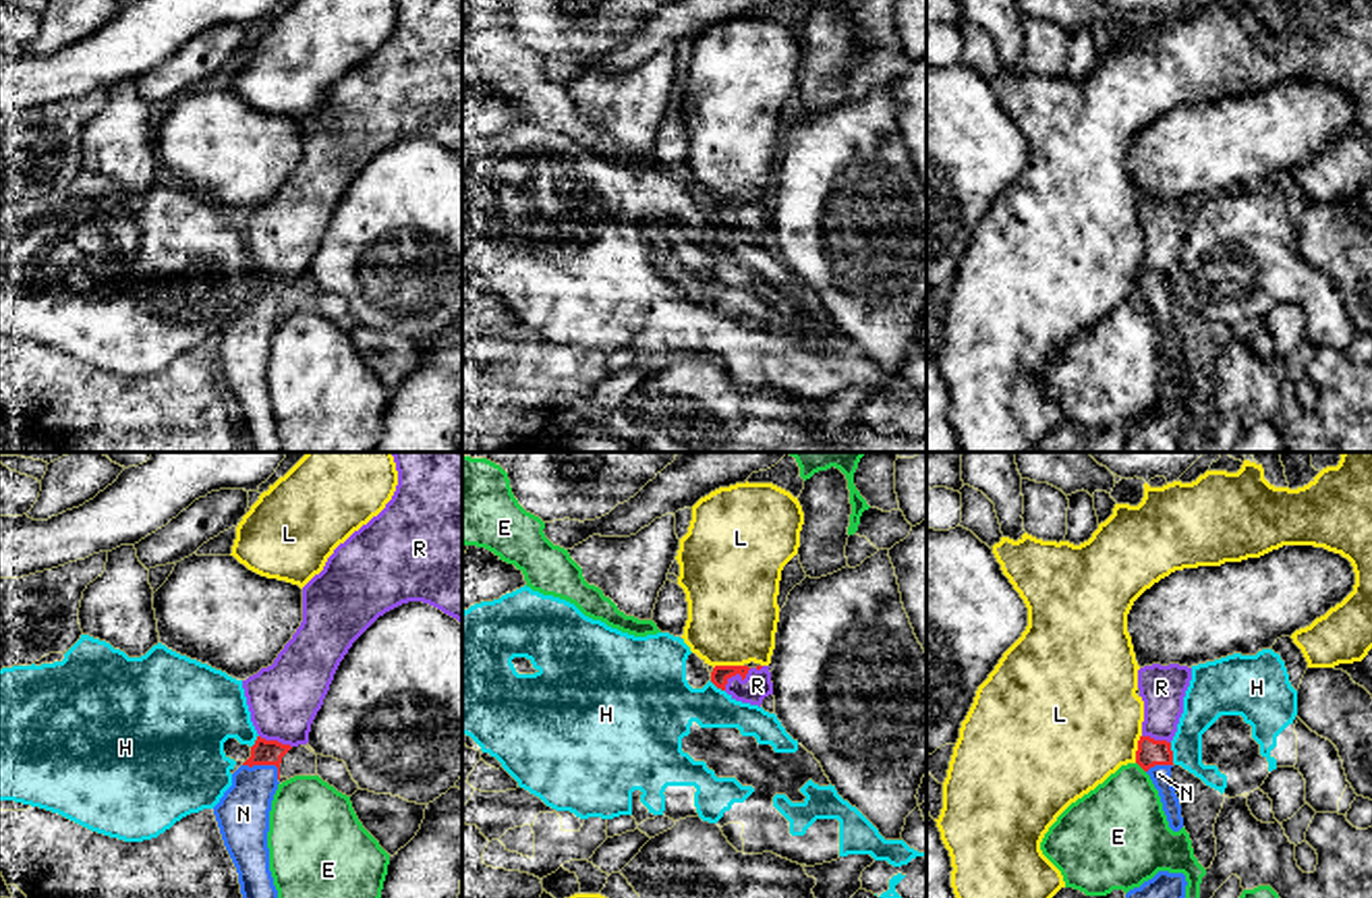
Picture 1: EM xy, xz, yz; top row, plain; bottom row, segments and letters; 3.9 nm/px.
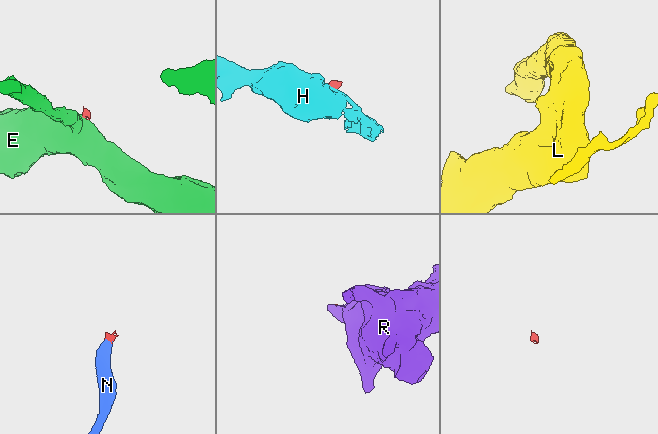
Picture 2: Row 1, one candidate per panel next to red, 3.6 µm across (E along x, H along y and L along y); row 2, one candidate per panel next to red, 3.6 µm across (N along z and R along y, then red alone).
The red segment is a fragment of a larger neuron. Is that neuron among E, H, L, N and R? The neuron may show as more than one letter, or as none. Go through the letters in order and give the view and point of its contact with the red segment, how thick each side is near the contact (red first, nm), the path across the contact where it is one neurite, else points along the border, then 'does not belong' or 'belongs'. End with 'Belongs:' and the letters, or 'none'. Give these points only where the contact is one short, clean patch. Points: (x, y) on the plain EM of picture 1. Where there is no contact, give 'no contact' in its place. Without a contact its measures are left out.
E: meets red in yz at (1140, 301); 100 nm thick on the red side, 360 nm on the other; border along yz (1136, 297), (1145, 307); does not belong
H: meets red in yz at (1172, 289); 100 nm thick on the red side, 170 nm on the other; border along yz (1169, 278), (1174, 297); does not belong
L: meets red in xz at (728, 202); 70 nm thick on the red side, 360 nm on the other; border along xz (742, 200), (718, 200), (713, 204); does not belong
N: meets red in xy at (266, 299); 100 nm thick on the red side, 200 nm on the other; runs through xy (264, 287), (266, 299), (243, 349); belongs
R: meets red in xz at (734, 210); 70 nm thick on the red side, 120 nm on the other; runs through xz (720, 210), (734, 210), (747, 220), (757, 220); belongs
Belongs: N, R

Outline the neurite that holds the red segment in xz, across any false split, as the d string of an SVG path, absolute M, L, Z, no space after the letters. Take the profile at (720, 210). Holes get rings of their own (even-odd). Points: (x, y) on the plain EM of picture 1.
M715 201L711 218L732 234L759 243L765 232L773 230L769 201Z

